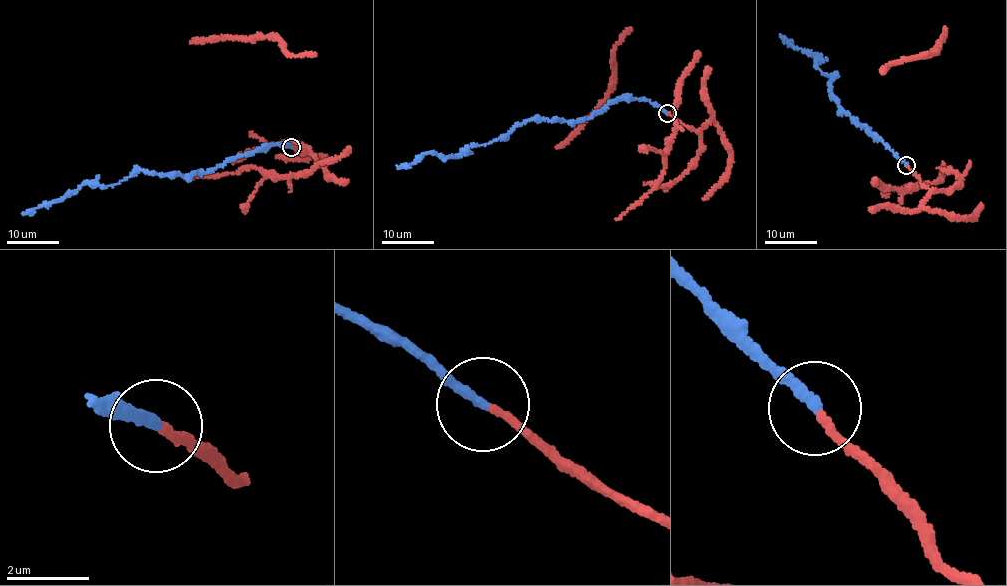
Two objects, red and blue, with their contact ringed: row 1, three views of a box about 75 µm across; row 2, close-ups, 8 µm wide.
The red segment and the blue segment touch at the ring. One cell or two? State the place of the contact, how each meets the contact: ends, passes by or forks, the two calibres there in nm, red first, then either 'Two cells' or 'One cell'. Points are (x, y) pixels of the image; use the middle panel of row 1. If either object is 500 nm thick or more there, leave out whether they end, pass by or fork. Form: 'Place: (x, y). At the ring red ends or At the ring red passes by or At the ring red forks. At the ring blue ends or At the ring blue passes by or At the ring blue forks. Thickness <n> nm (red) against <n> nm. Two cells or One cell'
Place: (667, 113). At the ring red ends. At the ring blue ends. Thickness 170 nm (red) against 260 nm. One cell

